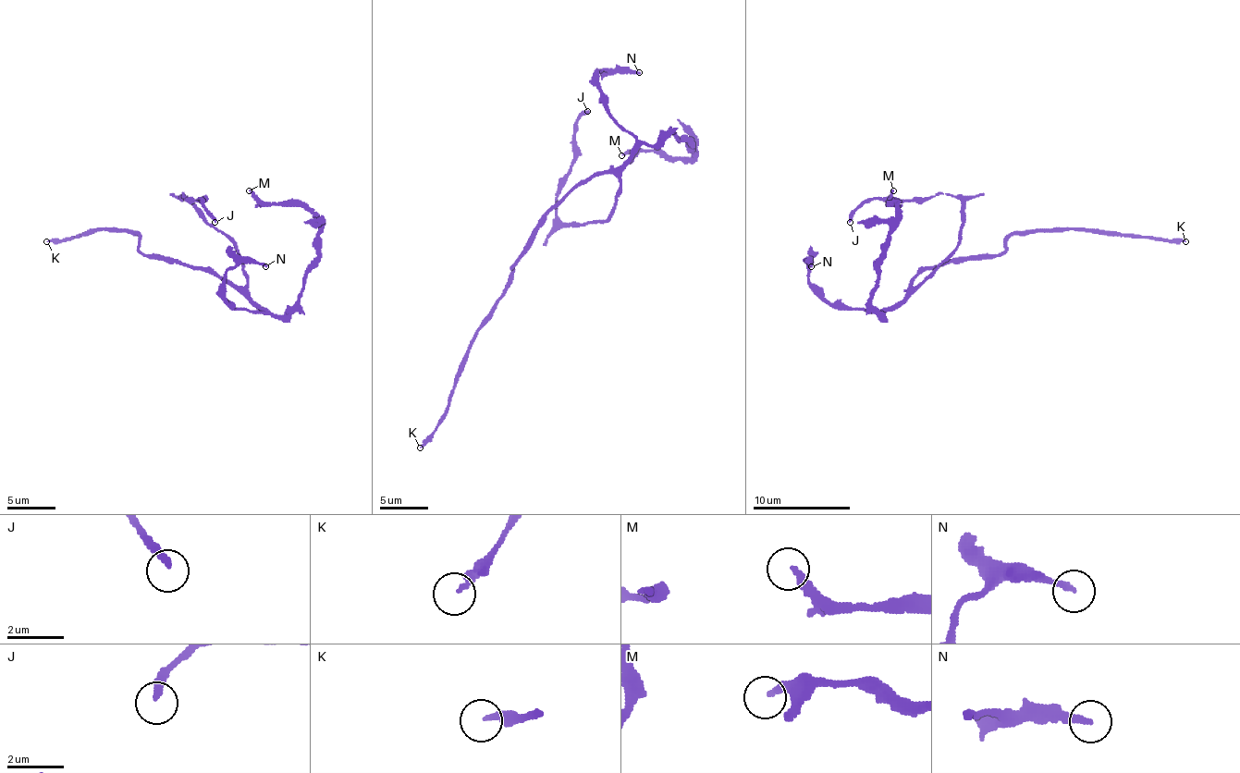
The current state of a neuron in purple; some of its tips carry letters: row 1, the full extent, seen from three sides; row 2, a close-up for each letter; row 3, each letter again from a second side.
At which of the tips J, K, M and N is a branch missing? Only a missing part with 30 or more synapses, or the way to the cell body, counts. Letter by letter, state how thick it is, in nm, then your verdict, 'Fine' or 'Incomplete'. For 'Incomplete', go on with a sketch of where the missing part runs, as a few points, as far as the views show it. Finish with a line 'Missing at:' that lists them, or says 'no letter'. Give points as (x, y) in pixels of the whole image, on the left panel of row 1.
J: Thickness 280 nm. Fine
K: Thickness 200 nm. Incomplete
M: Thickness 200 nm. Fine
N: Thickness 200 nm. Fine
Missing at: K

